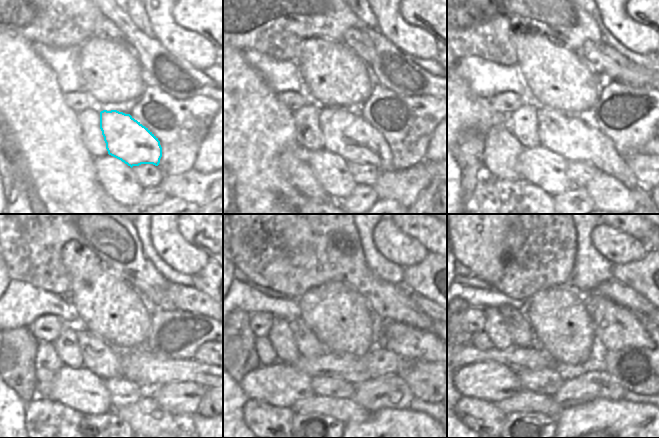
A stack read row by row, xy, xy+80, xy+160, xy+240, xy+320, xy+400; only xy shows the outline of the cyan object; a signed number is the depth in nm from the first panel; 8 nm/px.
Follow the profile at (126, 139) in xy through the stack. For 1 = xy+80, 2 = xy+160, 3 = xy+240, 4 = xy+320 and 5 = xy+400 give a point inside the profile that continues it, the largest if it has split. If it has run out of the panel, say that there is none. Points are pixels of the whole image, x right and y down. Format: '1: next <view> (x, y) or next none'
1: next xy+80 (348, 135)
2: next xy+160 (575, 138)
3: next xy+240 (98, 356)
4: next xy+320 (309, 346)
5: next xy+400 (520, 330)

